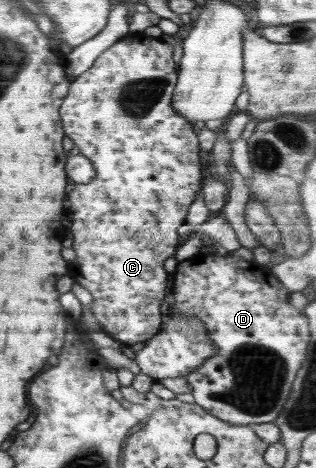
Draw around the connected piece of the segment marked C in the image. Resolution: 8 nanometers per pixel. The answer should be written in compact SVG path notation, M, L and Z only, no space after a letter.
M144 31L128 33L124 38L107 47L85 73L71 82L65 101L61 104L61 111L59 111L65 136L73 141L75 147L79 148L79 154L88 159L95 171L91 183L75 185L75 189L69 193L69 203L71 203L71 211L73 211L73 217L71 217L73 219L73 227L71 227L73 243L68 244L75 250L76 255L75 260L67 264L66 275L91 293L91 297L93 297L90 307L91 313L101 323L102 331L108 333L121 344L124 343L128 346L146 342L160 330L162 322L159 307L161 307L161 302L166 295L167 281L170 278L170 275L164 269L163 262L169 257L175 256L175 252L179 248L177 228L185 223L189 207L196 199L197 192L201 190L204 180L201 174L203 154L198 145L197 129L194 128L194 123L177 114L171 106L177 79L178 67L173 60L173 46L171 44L161 38L149 37Z

